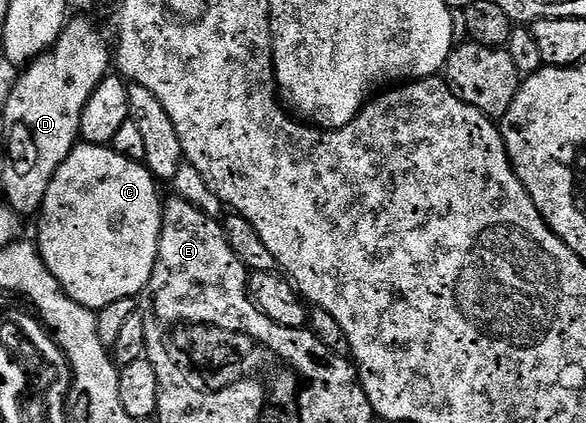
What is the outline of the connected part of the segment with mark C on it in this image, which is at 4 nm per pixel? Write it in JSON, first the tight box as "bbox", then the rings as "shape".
{"bbox":[38,144,162,311],"shape":[[[77,144],[76,148],[72,150],[72,154],[58,167],[58,171],[46,191],[46,199],[38,214],[38,220],[40,220],[38,248],[46,267],[54,275],[54,279],[58,279],[58,283],[64,289],[64,294],[70,299],[74,299],[74,303],[93,311],[99,311],[110,307],[110,303],[118,303],[118,299],[136,297],[147,290],[148,280],[151,279],[154,271],[154,263],[158,255],[158,239],[160,238],[162,196],[160,197],[160,193],[156,188],[158,188],[158,182],[148,170],[147,165],[139,161],[126,159],[126,155],[122,155],[117,149],[113,149],[108,145]]]}

